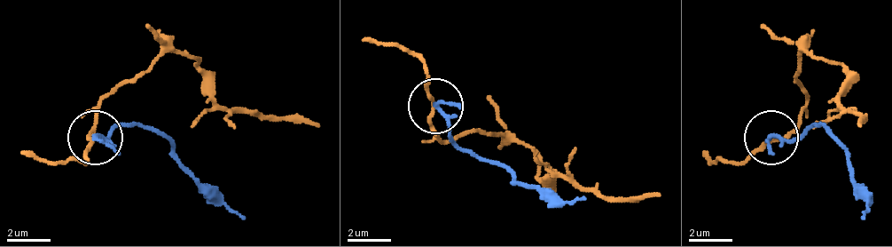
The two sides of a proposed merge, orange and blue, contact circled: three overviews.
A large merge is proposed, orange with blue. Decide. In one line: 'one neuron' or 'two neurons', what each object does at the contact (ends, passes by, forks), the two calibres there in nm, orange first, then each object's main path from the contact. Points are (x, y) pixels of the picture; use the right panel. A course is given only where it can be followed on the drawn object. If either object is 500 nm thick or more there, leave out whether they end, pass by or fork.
two neurons; orange passes by; blue passes by; 160 nm thick on the orange side, 160 nm on the other; orange runs (772, 141), (789, 131), (805, 103), (805, 53), (816, 53), (843, 70), (843, 108), (865, 119), (860, 125); blue runs (772, 136), (789, 141), (816, 125), (827, 131), (848, 163), (865, 219)

